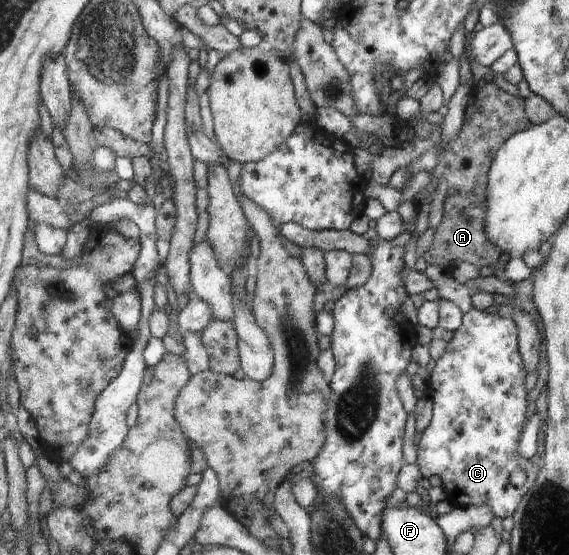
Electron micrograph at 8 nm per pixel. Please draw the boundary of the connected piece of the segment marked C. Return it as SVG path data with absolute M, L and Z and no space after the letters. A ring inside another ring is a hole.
M471 309L462 316L462 325L447 343L445 352L436 360L429 377L428 395L433 402L433 416L429 426L417 437L417 461L423 477L437 473L441 478L446 500L457 510L489 505L494 516L513 516L524 494L533 486L540 468L533 460L519 454L519 441L526 425L527 391L524 367L518 349L518 328L512 316L499 318L490 310ZM516 468L523 468L527 480L521 488L509 483L509 476Z

